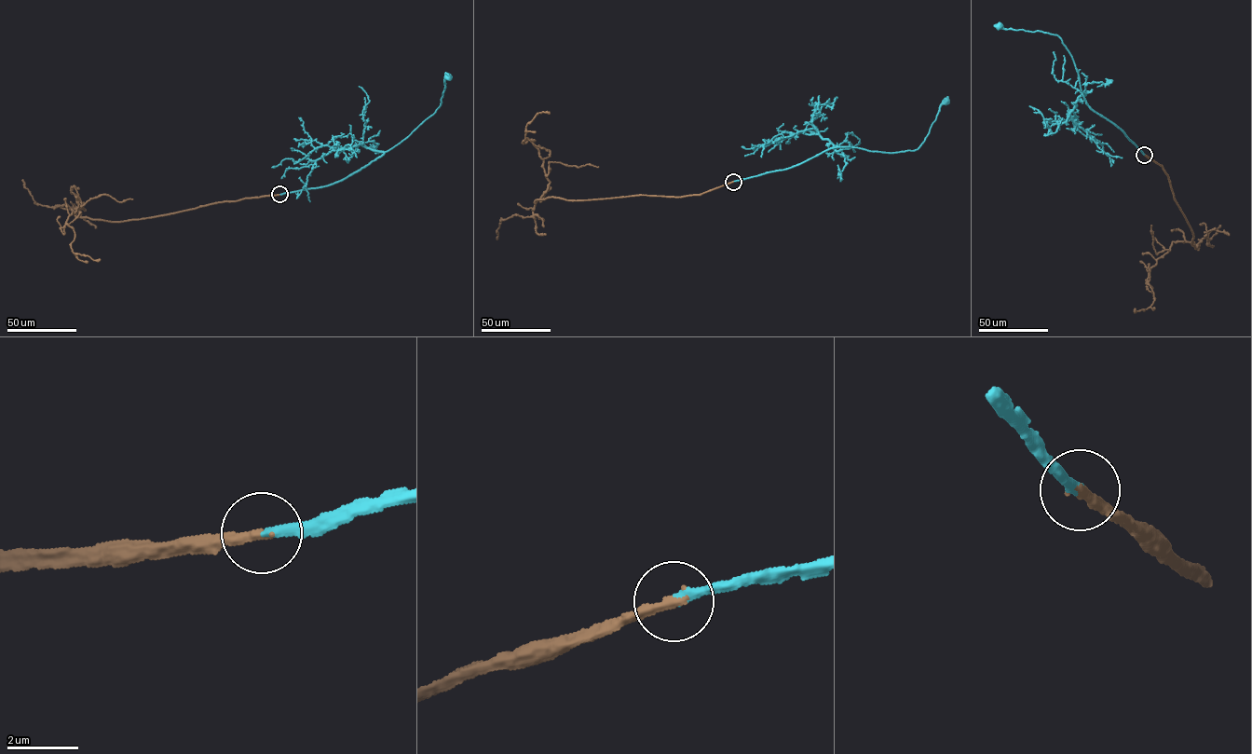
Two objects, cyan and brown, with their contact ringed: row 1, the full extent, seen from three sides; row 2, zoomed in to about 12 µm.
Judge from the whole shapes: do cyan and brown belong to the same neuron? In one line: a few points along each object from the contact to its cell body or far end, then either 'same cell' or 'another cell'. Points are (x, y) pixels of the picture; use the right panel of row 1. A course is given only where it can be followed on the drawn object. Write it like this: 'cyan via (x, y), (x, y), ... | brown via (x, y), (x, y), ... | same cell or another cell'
cyan via (1144, 155), (1122, 130), (1087, 104), (1073, 60), (1061, 38), (1041, 31), (1000, 27) | brown via (1144, 155), (1169, 178), (1196, 247), (1172, 241), (1149, 273), (1146, 283), (1153, 293), (1153, 303), (1135, 308) | same cell

